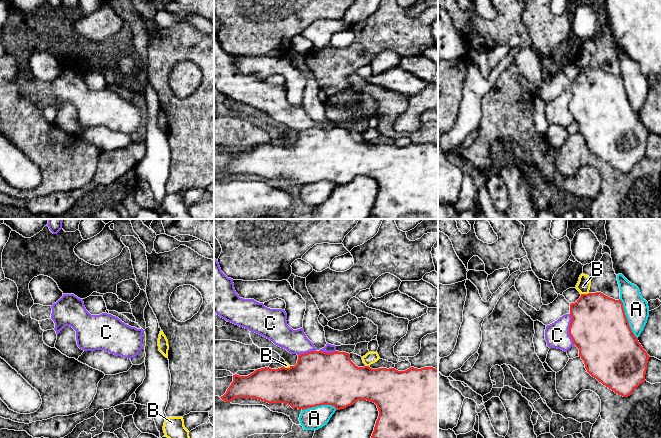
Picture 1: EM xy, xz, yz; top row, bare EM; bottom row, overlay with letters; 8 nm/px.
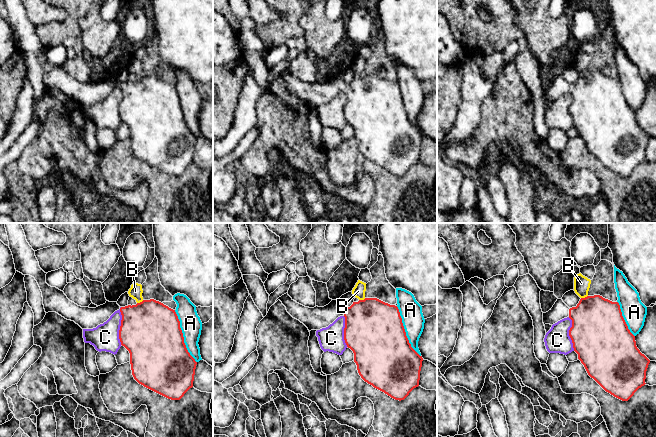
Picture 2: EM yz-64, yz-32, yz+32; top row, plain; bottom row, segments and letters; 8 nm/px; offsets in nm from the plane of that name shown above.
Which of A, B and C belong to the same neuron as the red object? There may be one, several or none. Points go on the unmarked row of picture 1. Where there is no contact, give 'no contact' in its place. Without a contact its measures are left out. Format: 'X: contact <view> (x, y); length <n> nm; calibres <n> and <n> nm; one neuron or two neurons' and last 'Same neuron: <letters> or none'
A: contact yz (626, 95); length 360 nm; calibres 480 and 190 nm; two neurons
B: contact yz (584, 70); length 70 nm; calibres 420 and 110 nm; two neurons
C: contact yz (569, 105); length 260 nm; calibres 480 and 190 nm; two neurons
Same neuron: none

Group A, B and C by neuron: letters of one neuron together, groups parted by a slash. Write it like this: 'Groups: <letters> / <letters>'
Groups: A / B / C

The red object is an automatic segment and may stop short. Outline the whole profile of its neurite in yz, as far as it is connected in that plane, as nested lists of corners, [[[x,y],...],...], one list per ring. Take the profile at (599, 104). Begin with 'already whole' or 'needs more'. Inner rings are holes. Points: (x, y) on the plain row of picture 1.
needs more; [[[601,68],[581,70],[575,79],[569,79],[563,71],[548,81],[542,81],[537,87],[522,75],[519,83],[533,97],[550,101],[565,90],[572,93],[569,111],[574,121],[579,125],[579,133],[584,137],[587,148],[603,161],[621,171],[628,173],[643,158],[650,132],[643,125],[638,114],[632,108],[622,77],[615,76]]]

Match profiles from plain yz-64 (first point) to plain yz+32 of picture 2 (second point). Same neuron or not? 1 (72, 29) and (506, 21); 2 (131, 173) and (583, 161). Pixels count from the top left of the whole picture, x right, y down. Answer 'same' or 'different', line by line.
1: same
2: same

